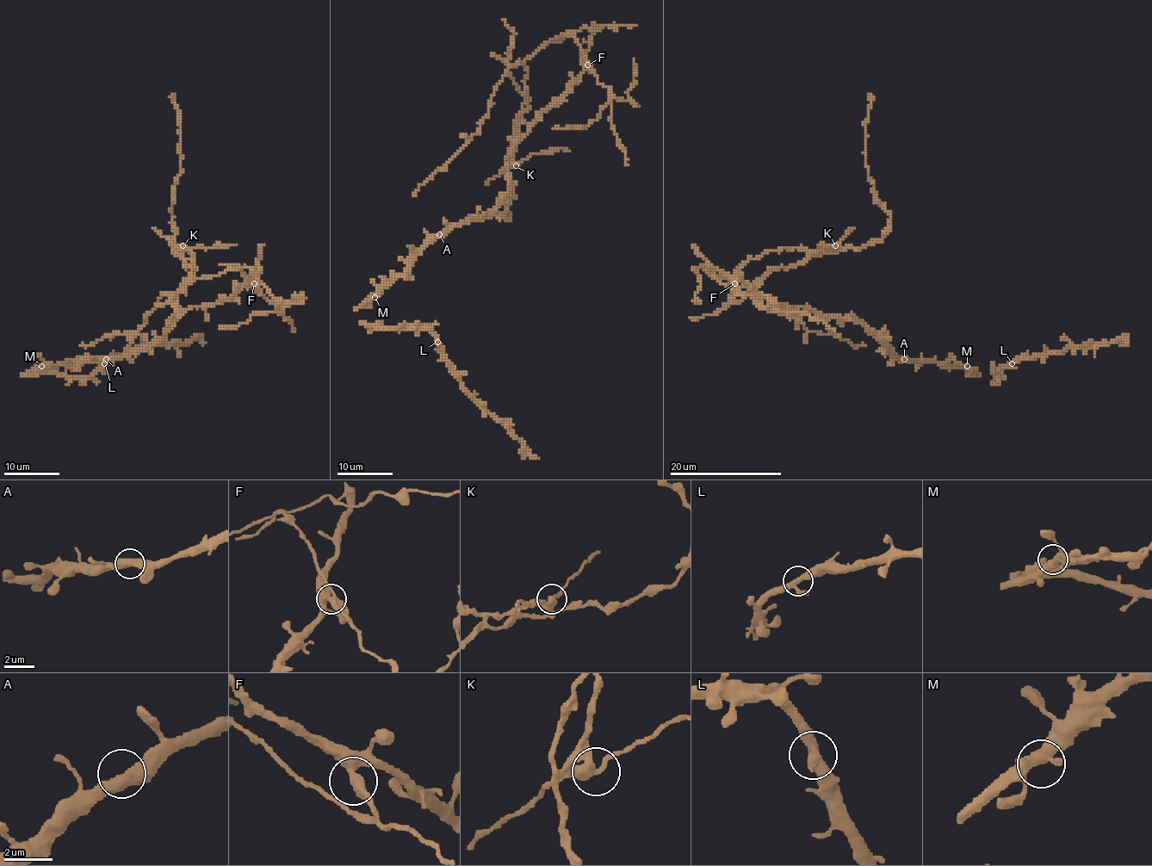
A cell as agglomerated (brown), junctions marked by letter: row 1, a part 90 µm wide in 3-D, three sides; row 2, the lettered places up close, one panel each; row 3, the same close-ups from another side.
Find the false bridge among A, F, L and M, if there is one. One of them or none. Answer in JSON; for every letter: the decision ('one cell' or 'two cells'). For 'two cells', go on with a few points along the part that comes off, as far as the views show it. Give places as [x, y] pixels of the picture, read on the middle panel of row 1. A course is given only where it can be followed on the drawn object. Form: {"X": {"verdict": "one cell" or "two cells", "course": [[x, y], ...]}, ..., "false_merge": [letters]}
{"A": {"verdict": "one cell"}, "F": {"verdict": "two cells", "course": [[587, 64], [566, 34], [523, 62], [506, 220], [514, 196], [504, 199]]}, "L": {"verdict": "one cell"}, "M": {"verdict": "one cell"}, "false_merge": ["F"]}

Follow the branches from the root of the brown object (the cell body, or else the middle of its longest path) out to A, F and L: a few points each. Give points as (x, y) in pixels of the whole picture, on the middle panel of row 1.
A: (529, 126), (529, 132), (514, 146), (507, 161), (507, 194), (498, 205), (489, 214), (471, 219), (439, 234)
F: (529, 126), (560, 100), (566, 87), (587, 64)
L: (529, 126), (507, 161), (498, 205), (440, 232), (356, 311), (377, 328), (428, 328), (437, 342)

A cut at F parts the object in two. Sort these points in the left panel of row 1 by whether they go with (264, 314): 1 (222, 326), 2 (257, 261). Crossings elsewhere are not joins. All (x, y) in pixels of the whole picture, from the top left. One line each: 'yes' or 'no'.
1: yes
2: no

